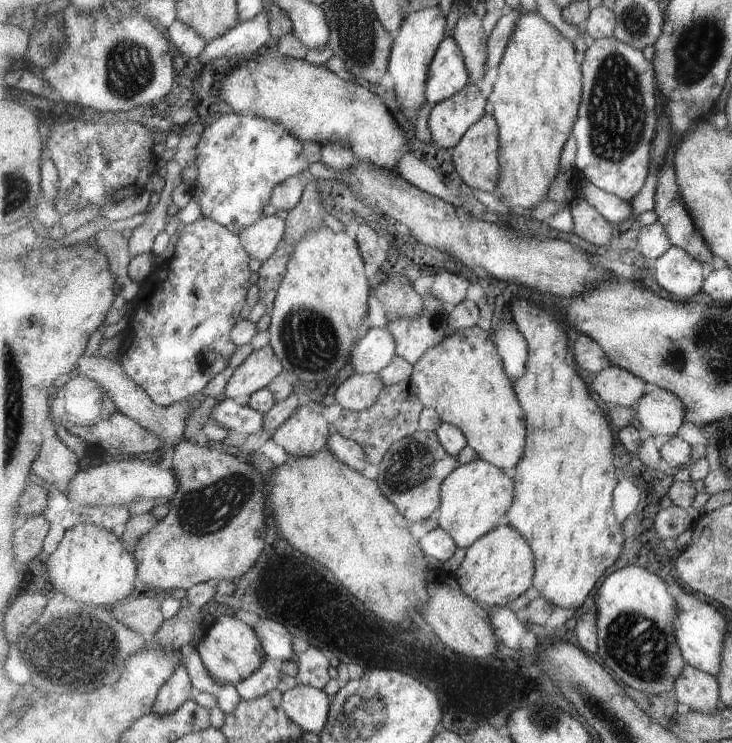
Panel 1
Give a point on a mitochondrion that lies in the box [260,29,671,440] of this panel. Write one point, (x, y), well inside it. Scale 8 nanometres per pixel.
(616, 110)

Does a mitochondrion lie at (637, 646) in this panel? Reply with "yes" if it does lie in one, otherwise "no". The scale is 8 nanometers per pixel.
yes

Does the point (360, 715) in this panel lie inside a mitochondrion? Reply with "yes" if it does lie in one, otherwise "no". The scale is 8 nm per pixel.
yes

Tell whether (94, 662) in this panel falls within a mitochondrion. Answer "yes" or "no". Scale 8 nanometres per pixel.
yes

